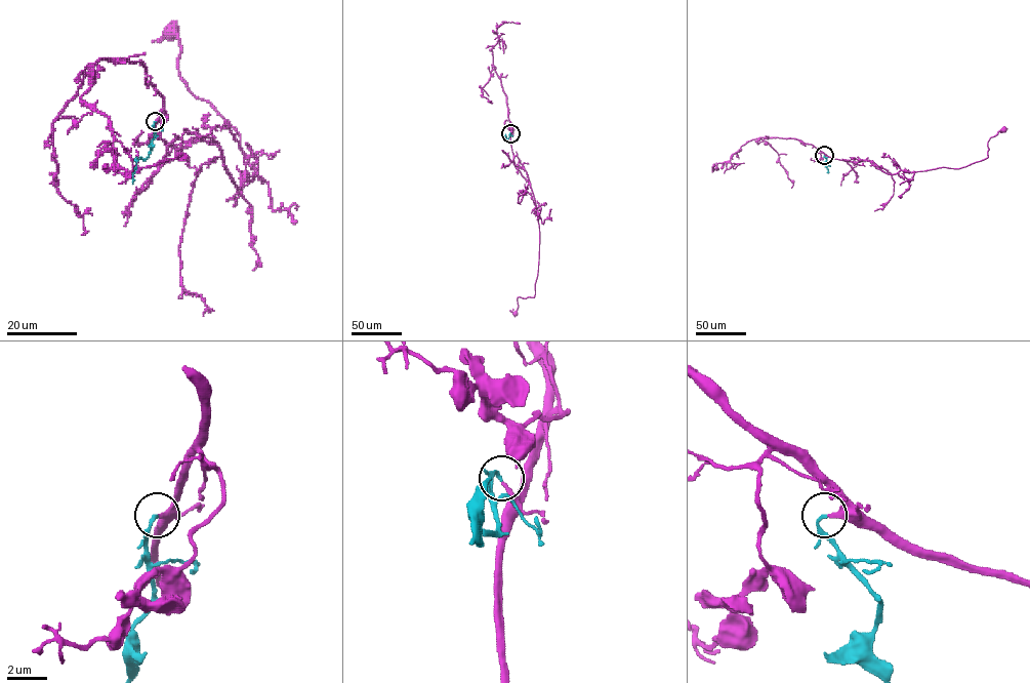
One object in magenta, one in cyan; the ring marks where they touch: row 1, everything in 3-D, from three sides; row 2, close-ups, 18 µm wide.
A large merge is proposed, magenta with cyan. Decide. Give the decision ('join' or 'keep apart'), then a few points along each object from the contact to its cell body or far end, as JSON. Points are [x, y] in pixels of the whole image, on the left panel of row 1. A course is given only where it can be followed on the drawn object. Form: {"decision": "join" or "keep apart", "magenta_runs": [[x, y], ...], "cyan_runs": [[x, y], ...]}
{"decision": "join", "magenta_runs": [[155, 121], [166, 144], [214, 144], [238, 188], [254, 177], [238, 132], [181, 77], [179, 41], [169, 29]], "cyan_runs": [[155, 121], [149, 155], [137, 161], [133, 184]]}

